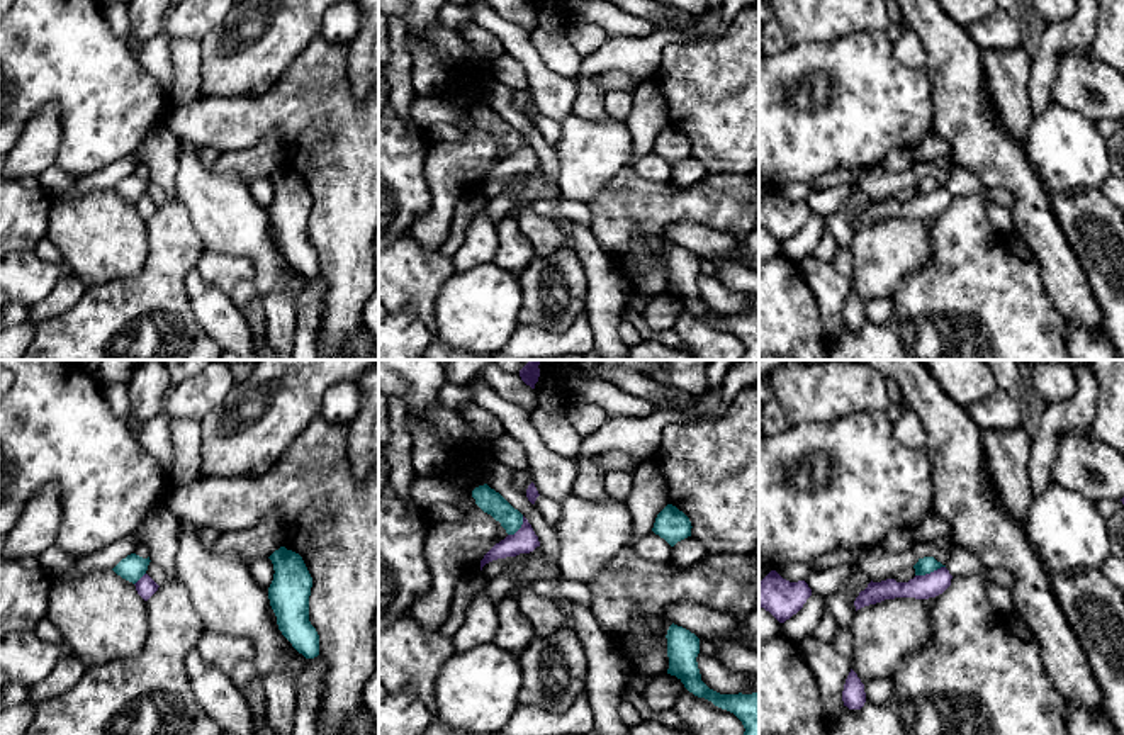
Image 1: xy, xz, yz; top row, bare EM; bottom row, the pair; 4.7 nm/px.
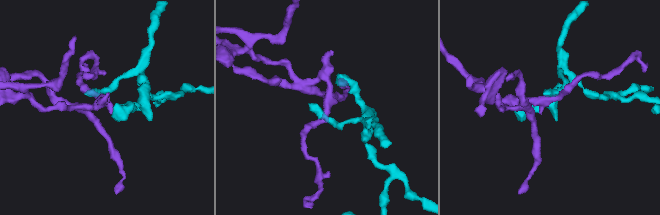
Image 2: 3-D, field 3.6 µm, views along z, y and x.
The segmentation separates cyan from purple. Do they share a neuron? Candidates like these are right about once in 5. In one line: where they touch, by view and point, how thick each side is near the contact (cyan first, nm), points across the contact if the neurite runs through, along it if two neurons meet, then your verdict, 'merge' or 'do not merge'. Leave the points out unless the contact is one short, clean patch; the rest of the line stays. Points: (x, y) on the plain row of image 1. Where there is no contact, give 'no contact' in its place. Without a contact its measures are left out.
meets cyan in yz at (929, 192); 80 nm thick on the cyan side, 120 nm on the other; border along yz (944, 185), (916, 196); do not merge

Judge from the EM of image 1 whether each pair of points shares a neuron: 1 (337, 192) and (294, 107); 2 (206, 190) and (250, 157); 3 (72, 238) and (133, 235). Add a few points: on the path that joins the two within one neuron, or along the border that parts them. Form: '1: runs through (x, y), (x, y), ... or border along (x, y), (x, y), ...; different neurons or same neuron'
1: runs through (340, 163), (340, 133), (323, 109); same neuron
2: border along (209, 168), (240, 173), (248, 182); different neurons
3: runs through (87, 235), (118, 235); same neuron

